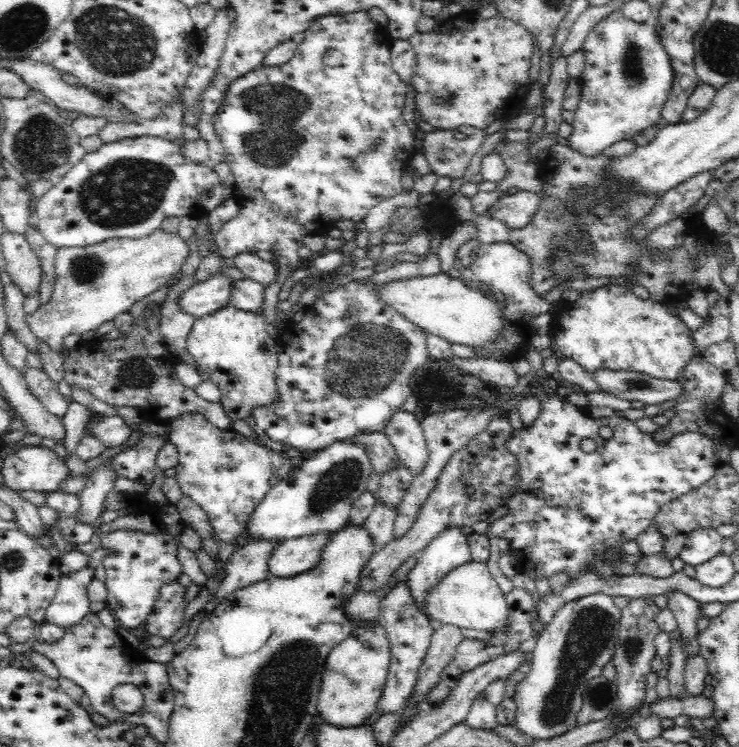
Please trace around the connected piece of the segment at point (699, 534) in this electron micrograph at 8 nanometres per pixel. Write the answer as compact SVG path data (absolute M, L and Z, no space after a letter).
M698 529L692 531L680 550L679 557L690 566L704 564L708 560L720 554L722 550L722 538L716 529Z

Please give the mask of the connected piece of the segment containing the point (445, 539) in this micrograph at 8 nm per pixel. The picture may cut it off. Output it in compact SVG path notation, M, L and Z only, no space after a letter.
M448 526L444 528L440 534L436 534L436 538L432 538L430 542L418 553L417 563L407 574L407 583L410 588L412 597L416 599L416 605L424 607L427 591L432 589L434 583L440 581L440 578L466 562L470 562L472 553L470 550L469 540L470 532L468 528L462 526Z

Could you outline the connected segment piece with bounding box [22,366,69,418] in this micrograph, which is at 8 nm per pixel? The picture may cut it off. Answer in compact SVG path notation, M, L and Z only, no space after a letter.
M27 367L22 373L30 393L44 406L44 409L62 418L67 411L68 402L58 391L58 383L53 382L40 368Z

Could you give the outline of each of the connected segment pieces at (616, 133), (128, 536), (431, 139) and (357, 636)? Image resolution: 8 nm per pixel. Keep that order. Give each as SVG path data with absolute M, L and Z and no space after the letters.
M620 10L594 25L581 50L585 66L578 76L580 99L567 146L585 158L595 158L613 144L632 140L635 134L656 125L675 74L655 22L634 22Z
M161 522L156 532L117 529L101 538L100 547L107 550L100 565L106 572L106 609L126 629L138 628L152 615L162 586L176 582L183 573L178 554L180 534L171 535Z
M460 126L456 130L435 130L420 134L418 149L426 157L433 174L457 179L469 167L485 137L483 130L472 126Z
M355 628L329 652L318 694L316 712L319 720L340 728L358 728L376 712L387 680L390 644L384 628Z

